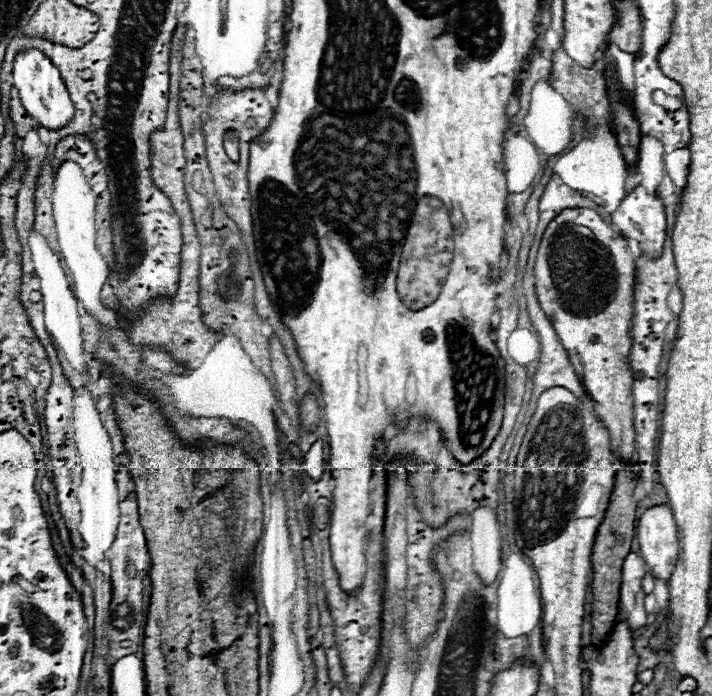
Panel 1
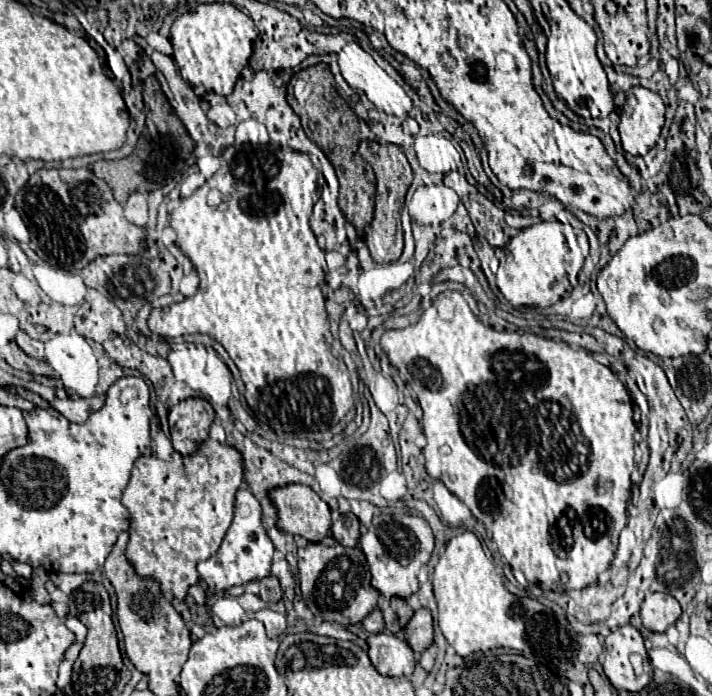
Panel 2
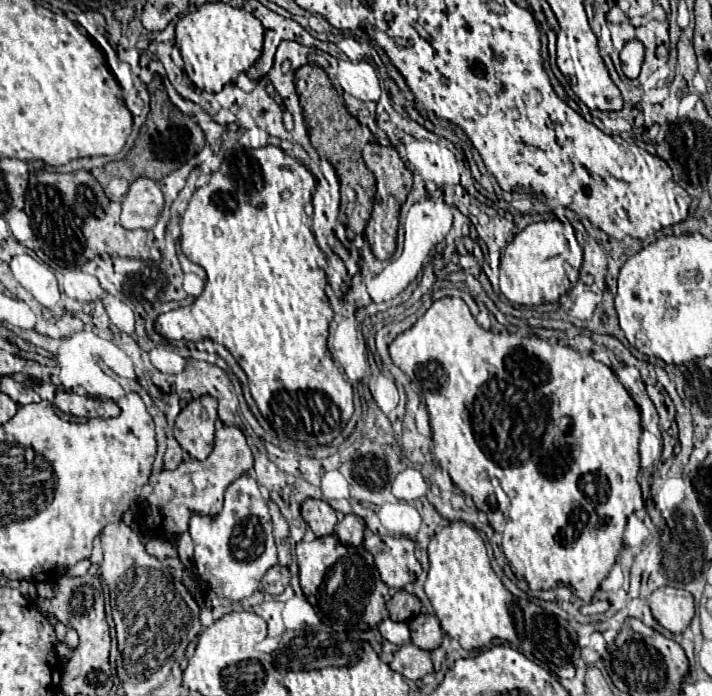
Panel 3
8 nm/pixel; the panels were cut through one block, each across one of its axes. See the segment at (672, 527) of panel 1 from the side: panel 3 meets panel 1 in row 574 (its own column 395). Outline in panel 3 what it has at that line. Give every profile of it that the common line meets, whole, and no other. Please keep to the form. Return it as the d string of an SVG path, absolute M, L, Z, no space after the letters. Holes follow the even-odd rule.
M400 646L390 668L408 680L422 680L426 674L434 672L430 652L420 650L418 646Z

